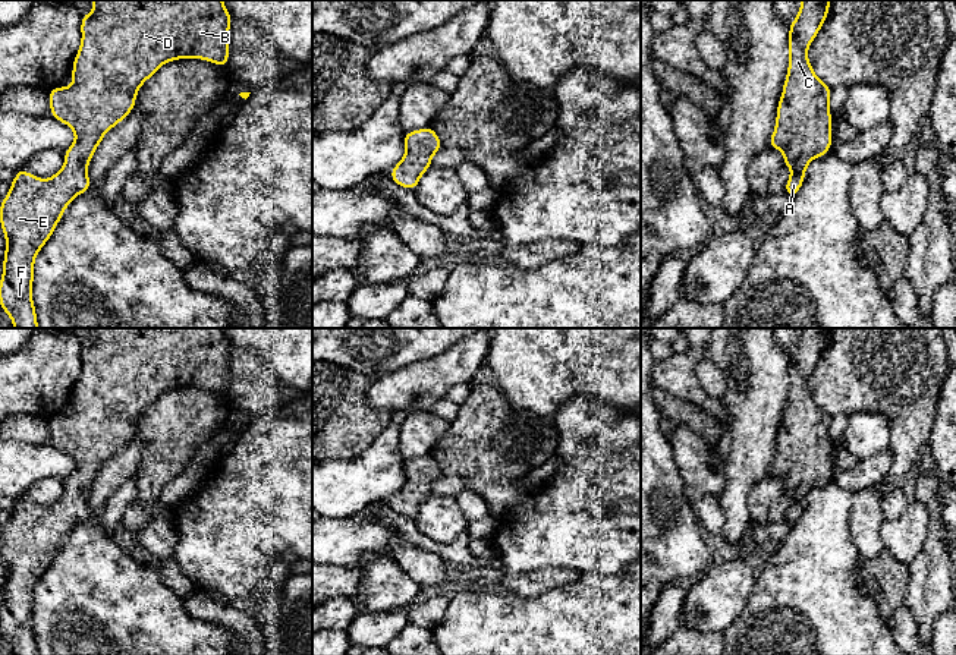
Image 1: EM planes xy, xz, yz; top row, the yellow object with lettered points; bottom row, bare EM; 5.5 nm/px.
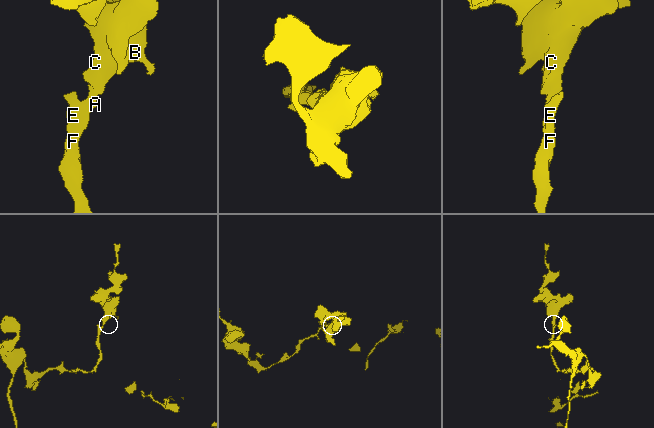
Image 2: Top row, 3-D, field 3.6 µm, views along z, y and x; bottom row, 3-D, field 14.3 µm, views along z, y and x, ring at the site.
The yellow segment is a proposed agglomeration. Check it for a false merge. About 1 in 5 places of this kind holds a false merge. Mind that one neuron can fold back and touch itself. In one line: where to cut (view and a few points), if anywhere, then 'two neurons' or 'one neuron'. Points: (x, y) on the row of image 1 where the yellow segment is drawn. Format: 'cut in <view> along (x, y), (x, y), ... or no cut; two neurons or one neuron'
no cut; one neuron

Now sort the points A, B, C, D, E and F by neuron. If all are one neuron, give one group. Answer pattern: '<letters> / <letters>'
A B C D E F

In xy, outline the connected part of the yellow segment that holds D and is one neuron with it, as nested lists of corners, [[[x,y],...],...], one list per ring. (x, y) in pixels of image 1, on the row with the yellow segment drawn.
[[[91,0],[95,9],[82,15],[81,45],[72,66],[72,85],[56,86],[48,92],[51,116],[75,132],[75,142],[65,151],[65,164],[50,179],[40,179],[22,169],[16,171],[10,189],[0,204],[0,227],[4,233],[6,249],[3,275],[0,278],[0,306],[13,322],[13,328],[40,328],[32,300],[34,264],[38,252],[54,233],[66,207],[78,195],[91,188],[87,174],[89,161],[104,135],[119,125],[136,103],[136,92],[148,78],[155,76],[158,67],[179,59],[201,59],[227,66],[229,29],[232,18],[223,0]]]

